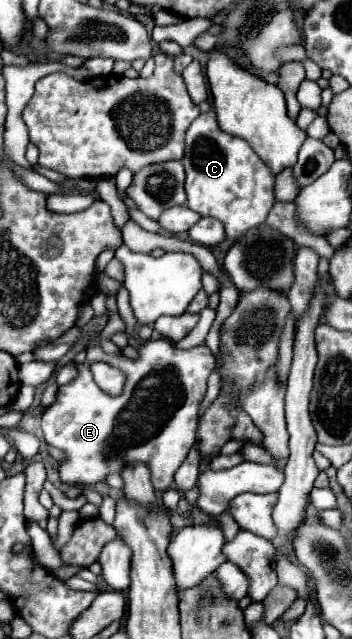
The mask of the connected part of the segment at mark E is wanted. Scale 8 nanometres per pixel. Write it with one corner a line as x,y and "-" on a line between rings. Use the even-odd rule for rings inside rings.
166,338
146,340
136,360
130,360
124,354
106,354
100,346
88,347
86,353
86,360
77,365
78,376
72,382
58,388
58,396
54,404
44,410
42,422
40,422
44,440
50,446
66,452
66,462
60,464
62,482
78,484
78,486
92,486
96,482
102,482
108,474
120,472
124,464
132,460
142,460
148,464
152,472
154,490
168,490
174,484
176,470
186,460
190,448
196,442
194,434
198,426
198,408
206,394
208,376
212,374
216,366
214,354
204,344
192,350
180,350
174,346
174,342
-
98,360
120,368
128,376
122,396
108,396
96,386
96,382
92,380
90,364

